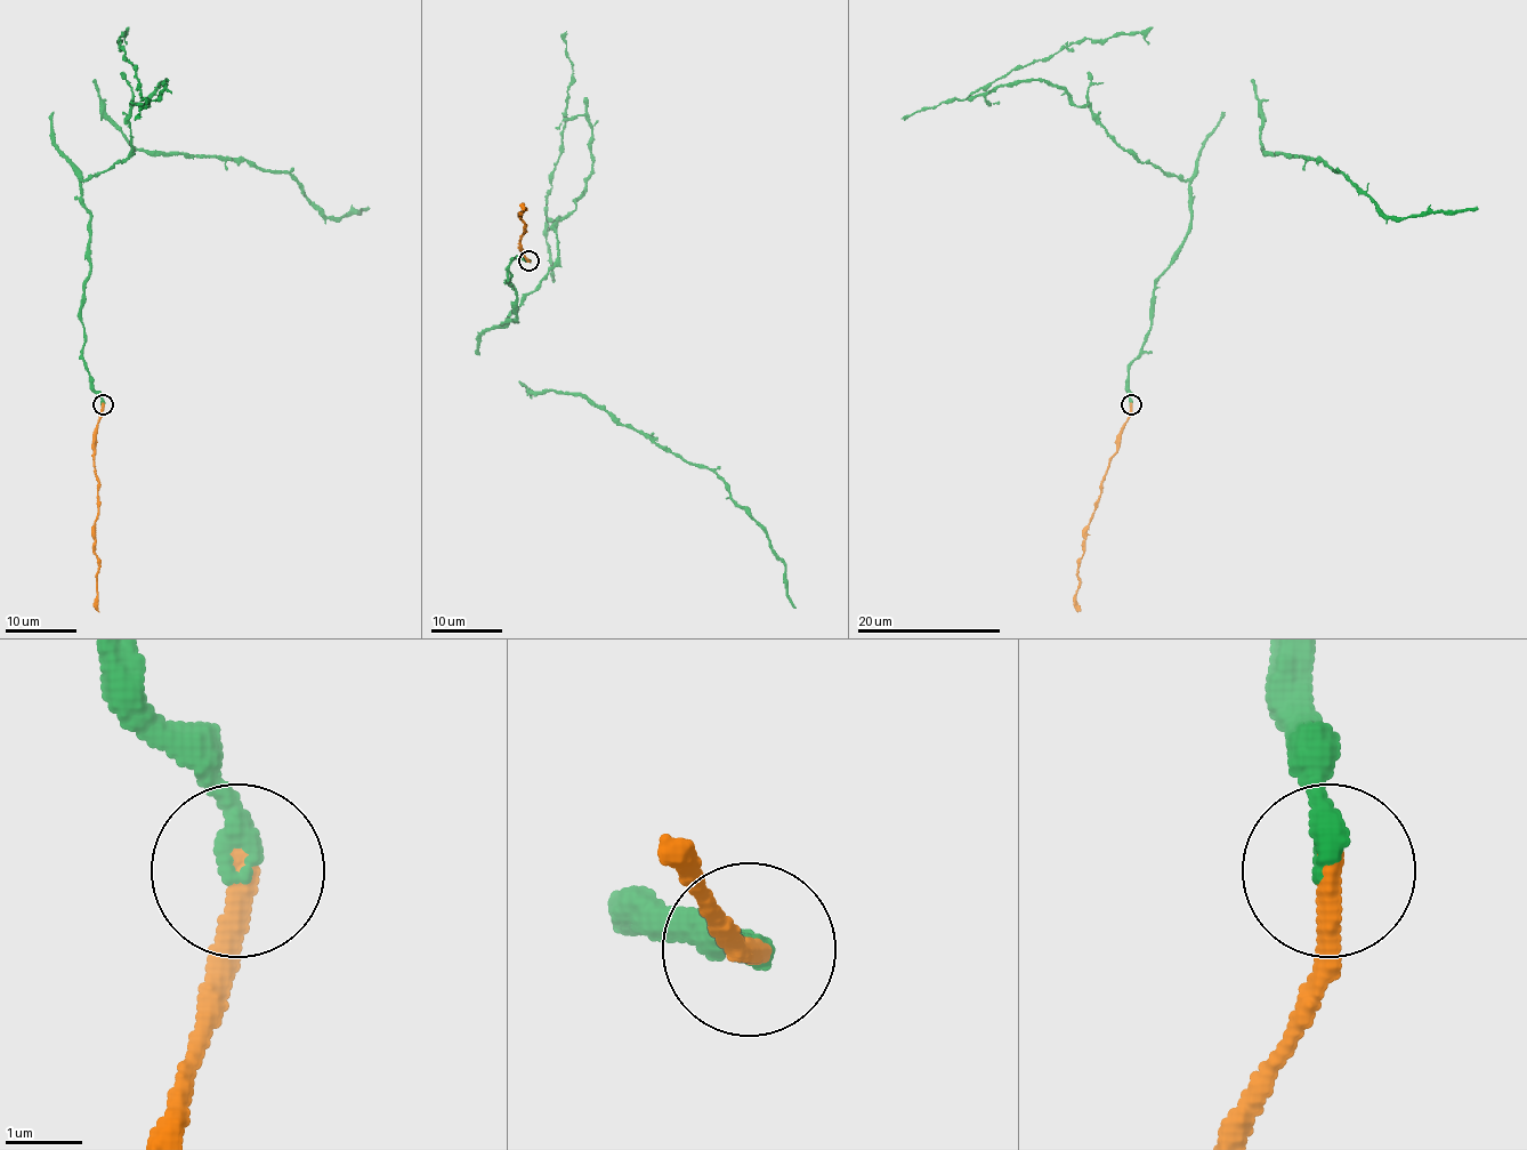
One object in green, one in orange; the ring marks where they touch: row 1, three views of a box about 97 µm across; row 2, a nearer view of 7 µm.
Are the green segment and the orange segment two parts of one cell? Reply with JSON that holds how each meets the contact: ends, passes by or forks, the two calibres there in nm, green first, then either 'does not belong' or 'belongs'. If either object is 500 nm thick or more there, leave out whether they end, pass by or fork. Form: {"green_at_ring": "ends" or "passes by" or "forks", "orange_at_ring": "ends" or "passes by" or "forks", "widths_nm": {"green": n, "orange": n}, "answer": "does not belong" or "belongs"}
{"green_at_ring": "ends", "orange_at_ring": "ends", "widths_nm": {"green": 360, "orange": 340}, "answer": "belongs"}

